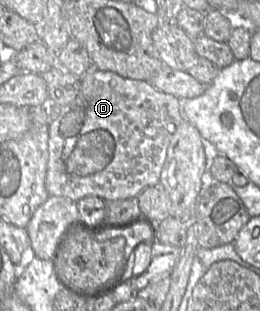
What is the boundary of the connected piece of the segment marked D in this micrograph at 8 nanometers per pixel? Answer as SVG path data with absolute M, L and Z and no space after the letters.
M91 69L81 77L80 91L71 103L65 106L51 106L45 187L50 196L66 197L75 202L86 196L96 196L103 200L124 200L136 197L145 188L156 185L160 180L171 138L183 121L179 99L174 95L157 90L149 81L124 78L114 72L96 69Z

